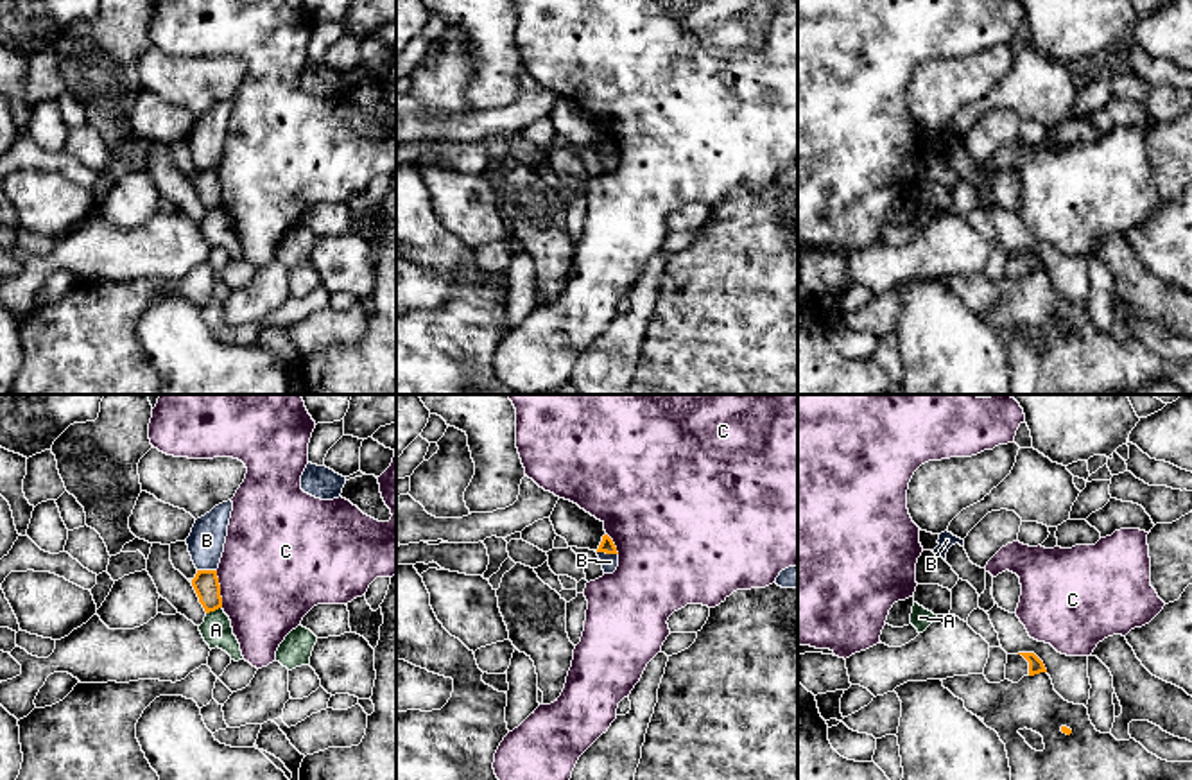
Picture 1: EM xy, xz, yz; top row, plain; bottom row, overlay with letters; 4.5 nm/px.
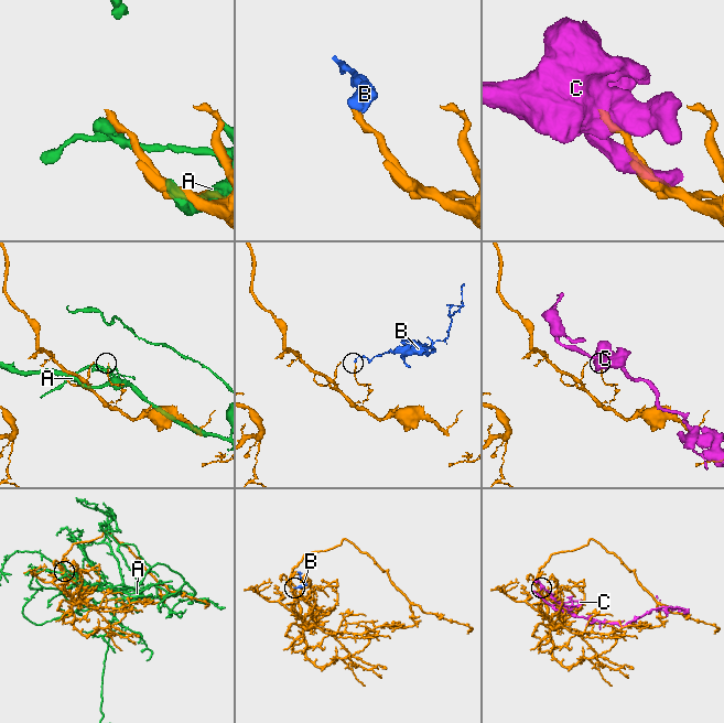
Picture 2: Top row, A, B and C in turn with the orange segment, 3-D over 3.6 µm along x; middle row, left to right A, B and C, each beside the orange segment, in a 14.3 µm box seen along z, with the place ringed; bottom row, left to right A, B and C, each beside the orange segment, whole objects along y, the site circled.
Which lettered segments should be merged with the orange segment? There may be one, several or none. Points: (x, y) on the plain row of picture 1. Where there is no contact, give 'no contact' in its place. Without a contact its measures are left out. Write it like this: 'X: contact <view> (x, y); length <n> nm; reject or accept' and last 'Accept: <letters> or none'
A: contact xy (214, 208); length 80 nm; reject
B: contact xz (608, 151); length 100 nm; reject
C: contact xy (219, 187); length 170 nm; reject
Accept: none

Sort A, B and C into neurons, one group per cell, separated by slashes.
A / B / C

